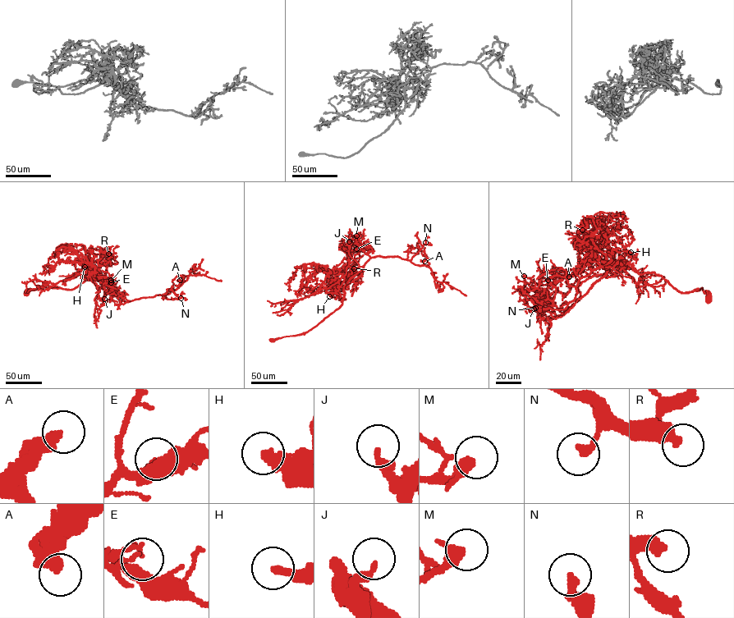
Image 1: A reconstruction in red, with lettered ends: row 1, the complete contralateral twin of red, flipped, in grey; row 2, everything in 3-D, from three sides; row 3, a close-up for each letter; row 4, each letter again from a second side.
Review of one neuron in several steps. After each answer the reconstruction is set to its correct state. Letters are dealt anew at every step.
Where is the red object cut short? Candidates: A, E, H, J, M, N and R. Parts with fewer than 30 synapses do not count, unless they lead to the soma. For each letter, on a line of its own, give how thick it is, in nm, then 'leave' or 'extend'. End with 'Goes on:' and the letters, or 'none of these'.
A: calibre 480 nm; leave
E: calibre 130 nm; leave
H: calibre 320 nm; extend
J: calibre 280 nm; leave
M: calibre 320 nm; leave
N: calibre 260 nm; leave
R: calibre 420 nm; extend
Goes on: H, R

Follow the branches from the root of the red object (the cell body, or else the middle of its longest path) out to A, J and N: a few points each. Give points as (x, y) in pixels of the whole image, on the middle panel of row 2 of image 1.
A: (271, 339), (307, 332), (337, 309), (341, 304), (346, 281), (371, 258), (398, 256), (419, 265), (424, 261)
J: (271, 339), (307, 332), (341, 305), (346, 281), (347, 282), (363, 267), (359, 267), (349, 254), (349, 241)
N: (271, 339), (307, 332), (337, 309), (341, 304), (346, 281), (371, 258), (398, 256), (410, 260), (425, 242)

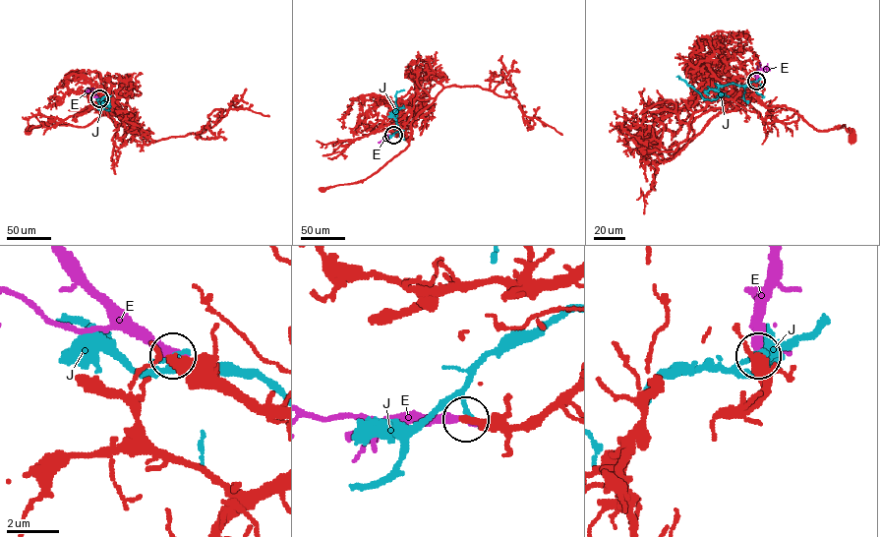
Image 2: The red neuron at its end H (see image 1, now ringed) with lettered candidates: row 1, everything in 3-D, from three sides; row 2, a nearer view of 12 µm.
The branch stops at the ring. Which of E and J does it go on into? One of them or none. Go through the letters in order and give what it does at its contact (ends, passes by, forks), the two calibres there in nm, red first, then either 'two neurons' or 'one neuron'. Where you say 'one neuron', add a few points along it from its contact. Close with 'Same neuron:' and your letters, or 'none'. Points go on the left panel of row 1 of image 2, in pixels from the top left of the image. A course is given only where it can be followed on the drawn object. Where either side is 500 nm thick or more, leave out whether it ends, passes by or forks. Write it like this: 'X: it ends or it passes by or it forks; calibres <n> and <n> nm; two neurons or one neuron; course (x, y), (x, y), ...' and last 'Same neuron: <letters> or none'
E: it ends; calibres 440 and 320 nm; one neuron; course (100, 98), (95, 91), (88, 90), (89, 89)
J: it ends; calibres 480 and 200 nm; two neurons
Same neuron: E

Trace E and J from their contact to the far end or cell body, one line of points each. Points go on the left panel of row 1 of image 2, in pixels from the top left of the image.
E: (100, 98), (95, 91), (88, 90), (89, 89)
J: (100, 98), (106, 100), (102, 99), (96, 105), (101, 109), (101, 99), (110, 96)

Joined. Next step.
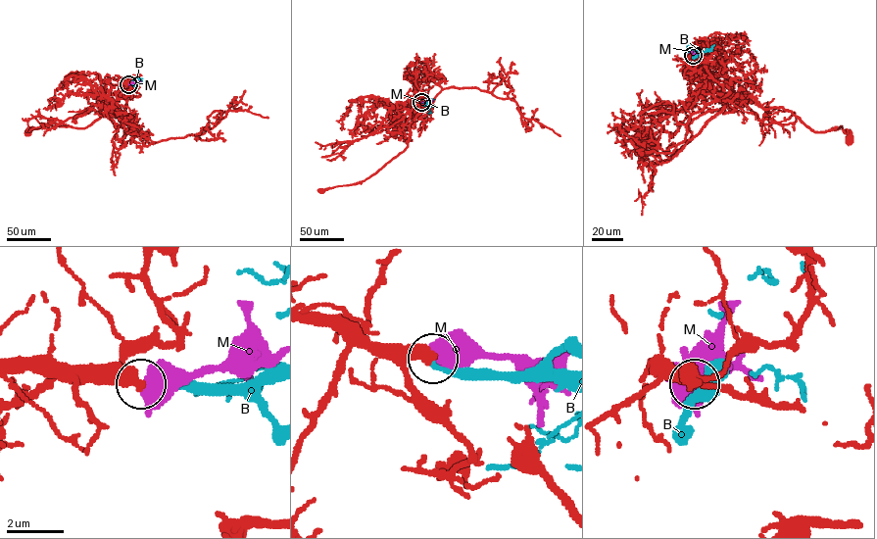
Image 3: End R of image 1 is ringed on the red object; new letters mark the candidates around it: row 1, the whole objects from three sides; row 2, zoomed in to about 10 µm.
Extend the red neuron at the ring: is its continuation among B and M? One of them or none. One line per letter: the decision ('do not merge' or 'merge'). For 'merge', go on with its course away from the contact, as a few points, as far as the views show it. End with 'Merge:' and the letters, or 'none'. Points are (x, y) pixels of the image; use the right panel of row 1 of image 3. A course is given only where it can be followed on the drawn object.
B: merge; it runs (694, 55), (696, 51), (712, 48)
M: do not merge
Merge: B

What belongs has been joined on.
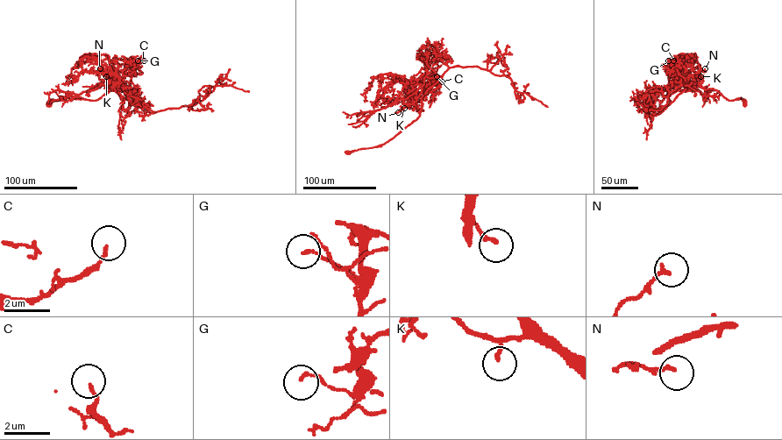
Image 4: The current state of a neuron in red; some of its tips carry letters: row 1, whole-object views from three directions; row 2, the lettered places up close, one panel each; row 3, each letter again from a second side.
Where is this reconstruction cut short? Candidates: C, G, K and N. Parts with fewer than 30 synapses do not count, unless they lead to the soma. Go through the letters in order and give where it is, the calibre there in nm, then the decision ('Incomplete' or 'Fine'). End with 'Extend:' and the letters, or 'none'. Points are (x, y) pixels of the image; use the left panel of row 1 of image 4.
C: Place: (144, 60). Thickness 110 nm. Fine
G: Place: (138, 60). Thickness 130 nm. Fine
K: Place: (106, 76). Thickness 170 nm. Fine
N: Place: (100, 68). Thickness 160 nm. Fine
Extend: none

